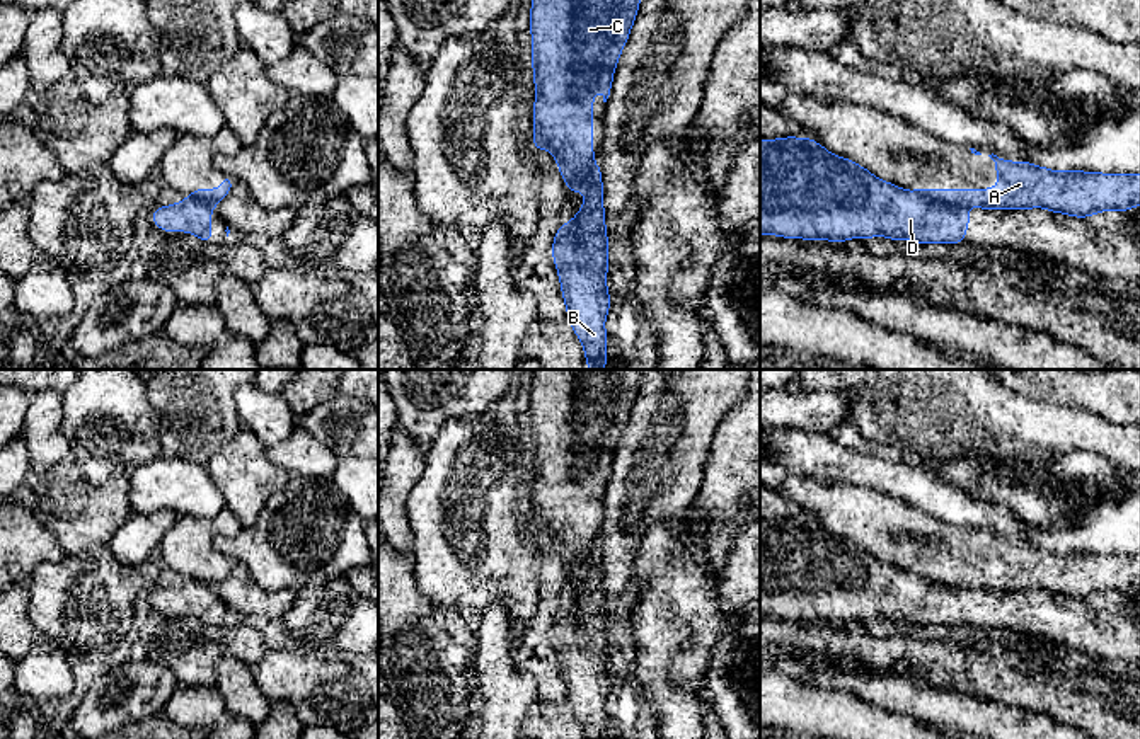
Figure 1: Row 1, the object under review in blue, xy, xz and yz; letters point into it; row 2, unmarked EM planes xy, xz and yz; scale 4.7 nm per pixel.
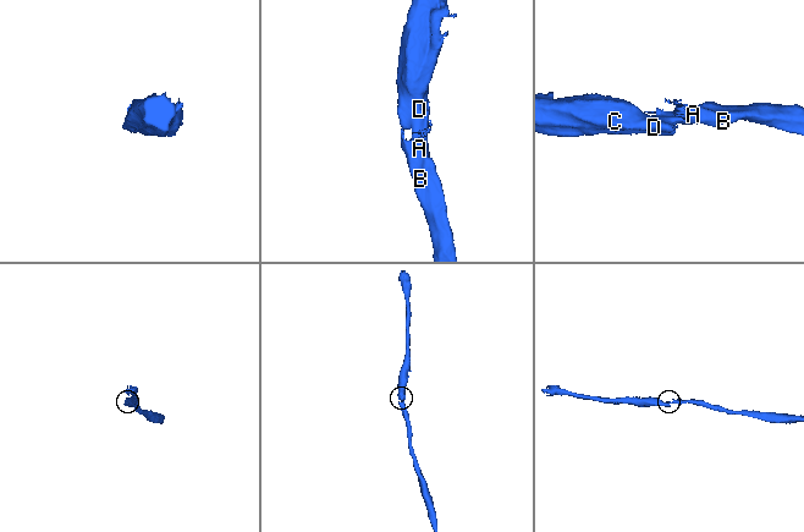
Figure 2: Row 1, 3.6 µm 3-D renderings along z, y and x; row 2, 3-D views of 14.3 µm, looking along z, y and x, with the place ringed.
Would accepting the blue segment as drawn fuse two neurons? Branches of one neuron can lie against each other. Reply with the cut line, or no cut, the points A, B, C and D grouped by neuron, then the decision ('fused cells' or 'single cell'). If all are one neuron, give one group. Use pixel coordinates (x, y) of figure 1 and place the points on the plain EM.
yz (938, 583), (965, 590) | A B / C D | fused cells

